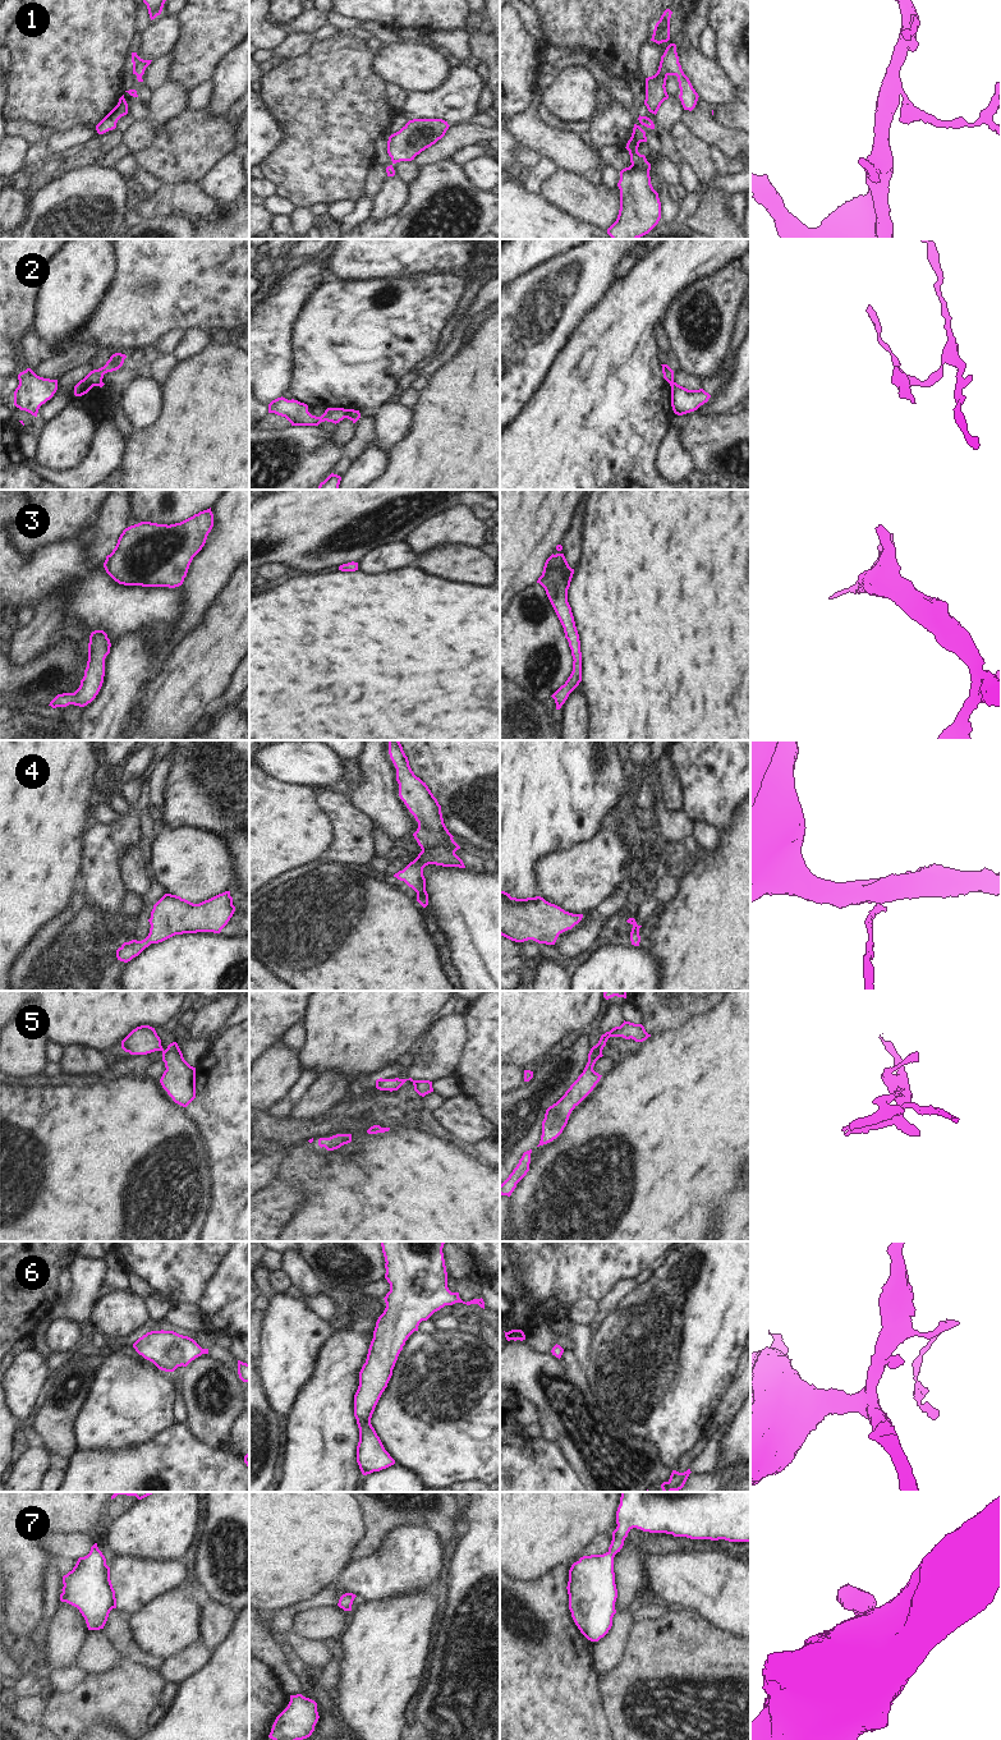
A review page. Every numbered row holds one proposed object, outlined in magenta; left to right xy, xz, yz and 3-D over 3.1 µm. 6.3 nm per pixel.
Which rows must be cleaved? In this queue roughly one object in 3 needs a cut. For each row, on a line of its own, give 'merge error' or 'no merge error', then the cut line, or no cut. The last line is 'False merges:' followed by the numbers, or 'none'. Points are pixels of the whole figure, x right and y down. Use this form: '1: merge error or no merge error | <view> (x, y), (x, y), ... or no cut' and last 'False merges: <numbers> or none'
1: no merge error | no cut
2: merge error | xz (348, 409), (344, 417)
3: no merge error | no cut
4: no merge error | no cut
5: merge error | xz (417, 1080), (413, 1083)
6: no merge error | no cut
7: no merge error | no cut
False merges: 2, 5

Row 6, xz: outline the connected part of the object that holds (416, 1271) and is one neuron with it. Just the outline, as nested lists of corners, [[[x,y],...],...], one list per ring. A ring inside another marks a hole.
[[[381,1241],[390,1291],[384,1298],[386,1308],[376,1322],[354,1395],[354,1417],[359,1428],[357,1463],[363,1475],[395,1464],[372,1427],[371,1418],[408,1337],[418,1331],[422,1321],[445,1305],[478,1304],[485,1309],[482,1298],[465,1303],[459,1293],[449,1290],[444,1244]]]

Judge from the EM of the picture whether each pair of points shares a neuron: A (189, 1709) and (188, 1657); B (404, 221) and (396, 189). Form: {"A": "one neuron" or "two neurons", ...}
{"A": "two neurons", "B": "two neurons"}

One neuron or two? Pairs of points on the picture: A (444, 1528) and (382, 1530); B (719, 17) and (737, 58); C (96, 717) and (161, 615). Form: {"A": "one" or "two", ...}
{"A": "one", "B": "one", "C": "two"}

